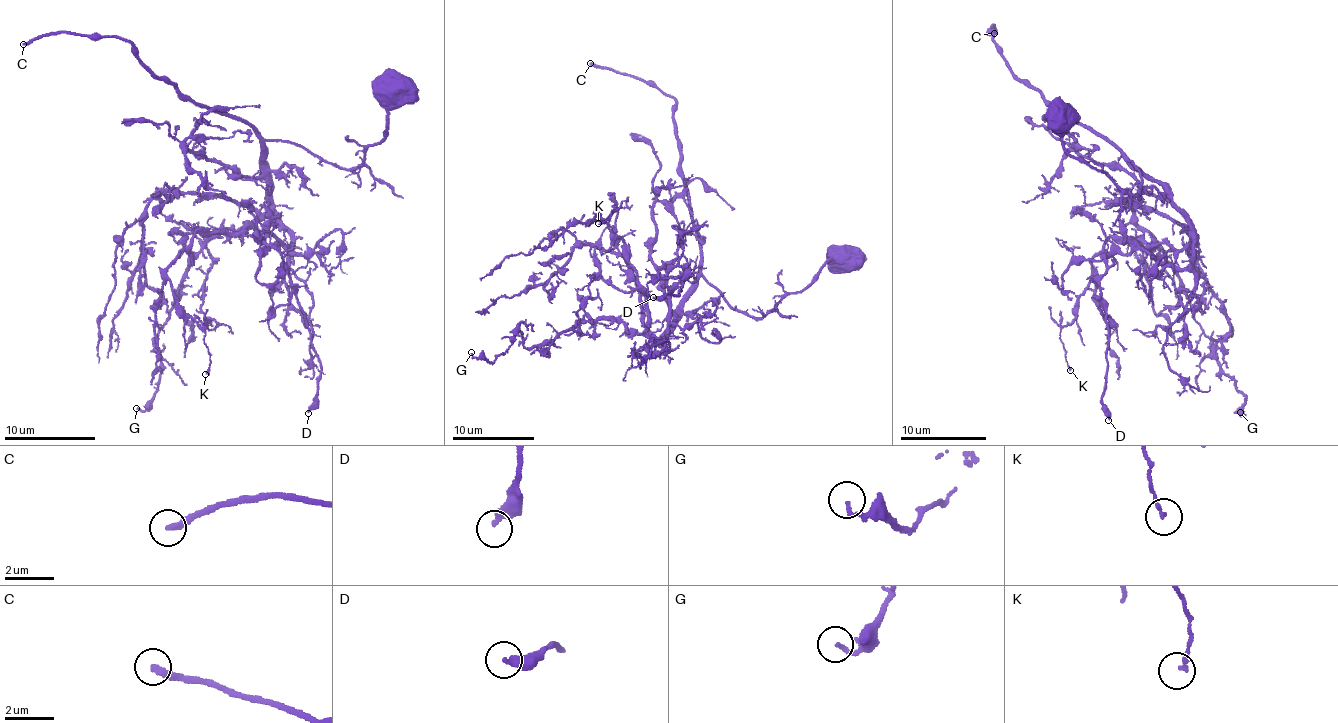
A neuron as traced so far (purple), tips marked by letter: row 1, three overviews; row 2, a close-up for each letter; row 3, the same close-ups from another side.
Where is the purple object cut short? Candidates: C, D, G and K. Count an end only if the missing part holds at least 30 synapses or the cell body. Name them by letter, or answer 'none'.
C

